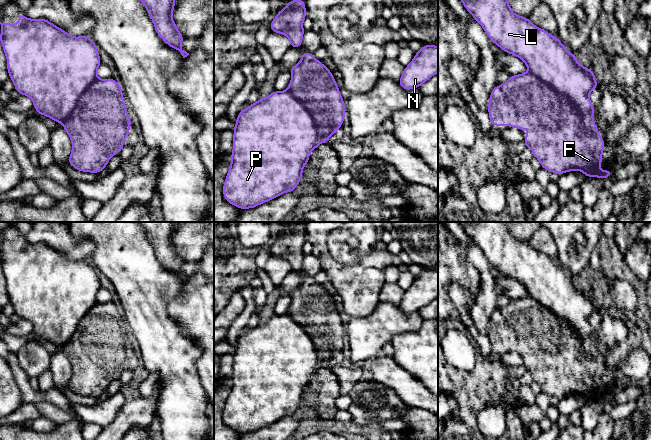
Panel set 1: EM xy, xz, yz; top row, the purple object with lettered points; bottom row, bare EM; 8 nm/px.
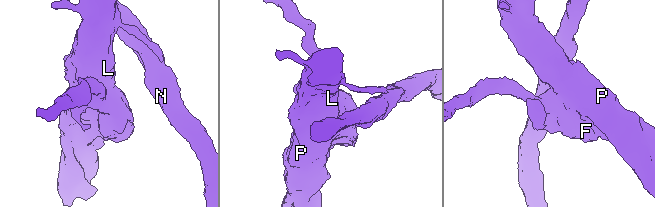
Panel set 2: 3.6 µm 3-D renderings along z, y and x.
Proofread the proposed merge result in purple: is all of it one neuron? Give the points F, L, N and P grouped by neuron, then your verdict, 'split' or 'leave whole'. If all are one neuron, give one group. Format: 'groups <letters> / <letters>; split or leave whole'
groups F / L N P; split

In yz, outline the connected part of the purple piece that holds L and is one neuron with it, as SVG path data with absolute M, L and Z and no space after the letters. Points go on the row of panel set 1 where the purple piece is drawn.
M461 0L466 10L483 27L489 39L506 53L519 57L528 67L528 72L535 75L542 82L547 83L558 93L566 96L578 110L579 126L586 132L592 130L594 107L589 99L590 92L600 86L595 81L594 71L585 68L571 51L566 50L561 41L547 31L535 26L528 17L516 15L508 4L508 0Z

